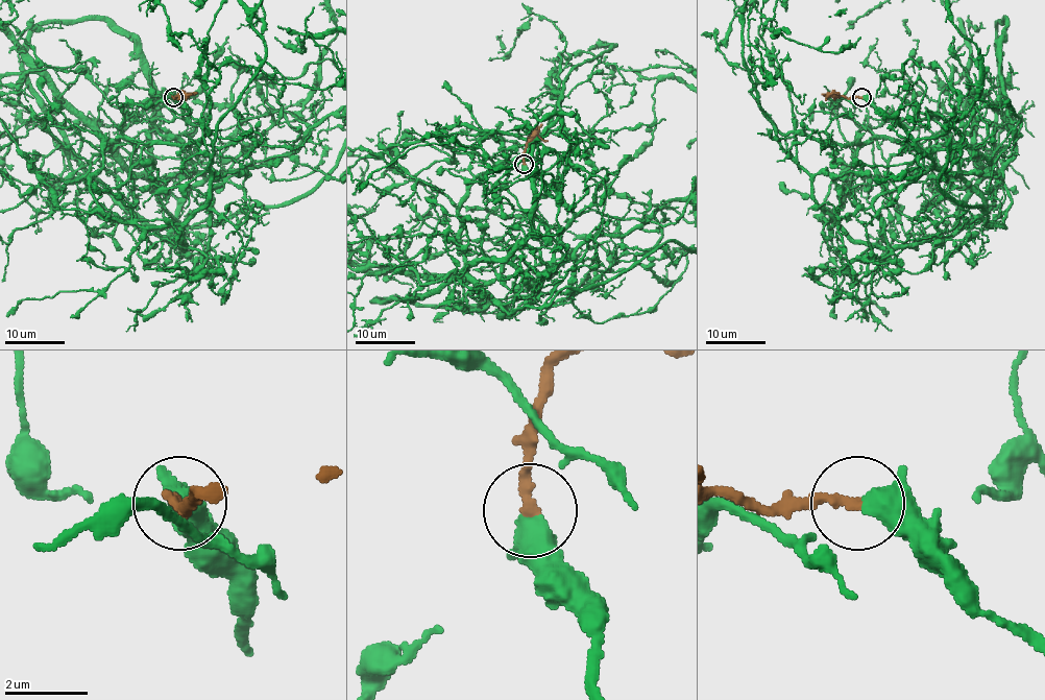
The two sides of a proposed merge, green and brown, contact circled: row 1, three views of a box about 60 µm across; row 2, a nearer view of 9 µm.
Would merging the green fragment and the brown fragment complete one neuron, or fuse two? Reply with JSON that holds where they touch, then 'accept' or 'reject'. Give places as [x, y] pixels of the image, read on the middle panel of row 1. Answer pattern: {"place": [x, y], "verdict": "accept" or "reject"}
{"place": [524, 164], "verdict": "accept"}

